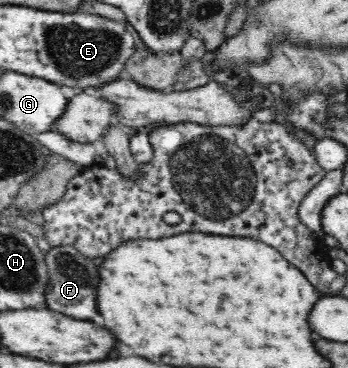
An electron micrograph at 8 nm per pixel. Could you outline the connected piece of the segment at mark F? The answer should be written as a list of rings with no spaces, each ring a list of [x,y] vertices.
[[[59,245],[50,248],[45,256],[49,265],[49,290],[47,290],[47,306],[71,318],[91,320],[99,314],[97,292],[101,286],[101,266],[93,257],[85,255],[73,245]]]

